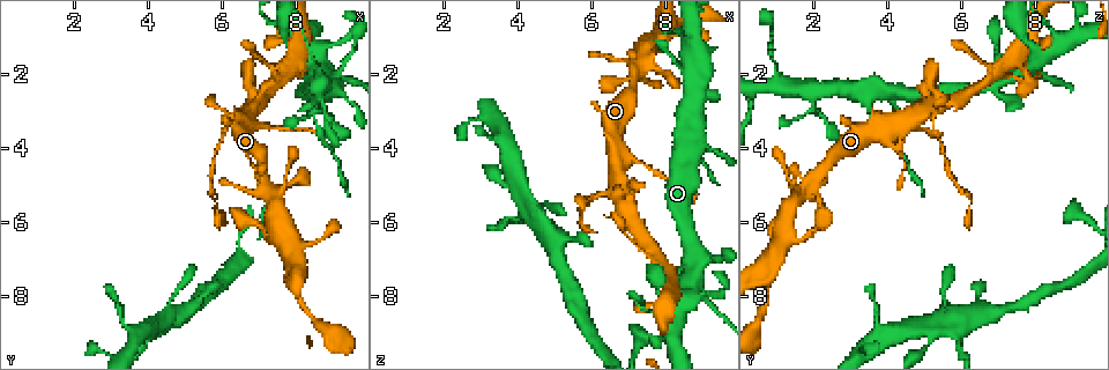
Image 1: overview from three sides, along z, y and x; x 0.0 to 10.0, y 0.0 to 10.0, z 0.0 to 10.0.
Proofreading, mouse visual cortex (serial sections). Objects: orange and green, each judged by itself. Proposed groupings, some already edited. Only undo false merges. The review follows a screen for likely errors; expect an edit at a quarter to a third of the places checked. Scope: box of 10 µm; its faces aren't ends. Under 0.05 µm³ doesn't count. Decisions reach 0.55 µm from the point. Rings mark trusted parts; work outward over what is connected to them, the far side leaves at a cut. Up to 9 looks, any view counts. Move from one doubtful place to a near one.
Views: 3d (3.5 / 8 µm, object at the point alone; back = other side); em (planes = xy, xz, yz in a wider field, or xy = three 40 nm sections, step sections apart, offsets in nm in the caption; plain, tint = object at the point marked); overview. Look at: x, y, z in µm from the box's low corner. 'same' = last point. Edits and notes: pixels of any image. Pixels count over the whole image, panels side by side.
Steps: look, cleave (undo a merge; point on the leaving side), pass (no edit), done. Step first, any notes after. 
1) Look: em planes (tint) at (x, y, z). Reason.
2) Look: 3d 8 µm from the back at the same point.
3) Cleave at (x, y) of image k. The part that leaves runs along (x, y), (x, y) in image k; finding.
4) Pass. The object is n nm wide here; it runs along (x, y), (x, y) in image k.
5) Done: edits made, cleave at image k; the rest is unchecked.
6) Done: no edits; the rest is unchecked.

Look: 3d 3.5 µm at (8.75, 2.55, 3.35). Side arm on a straight run.

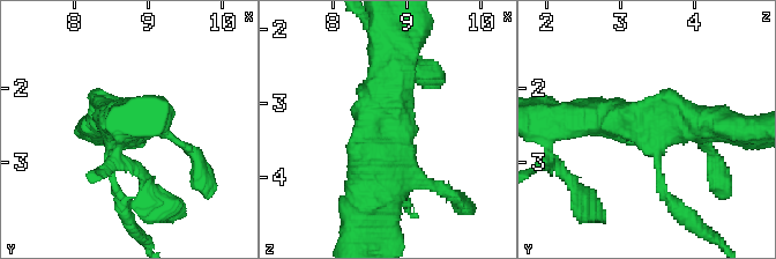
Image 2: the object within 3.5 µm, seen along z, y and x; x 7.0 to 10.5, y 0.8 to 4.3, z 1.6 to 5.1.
Look: em xy step 1 (tint) at (8.70, 2.50, 3.45).

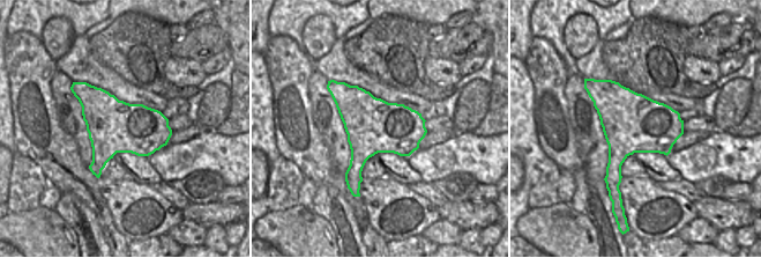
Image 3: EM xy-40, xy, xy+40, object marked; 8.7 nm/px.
Pass. One cell here.

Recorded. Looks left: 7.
Look: 3d 8 µm at (8.65, 2.40, 0.80). Thick turns thin.

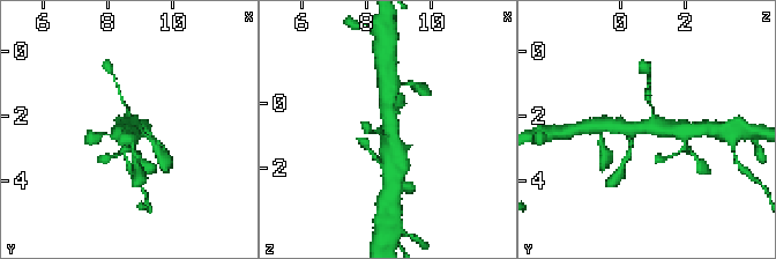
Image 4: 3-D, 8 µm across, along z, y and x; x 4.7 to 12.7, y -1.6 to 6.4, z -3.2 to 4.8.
Look: 3d 3.5 µm at the same point. Closer look.

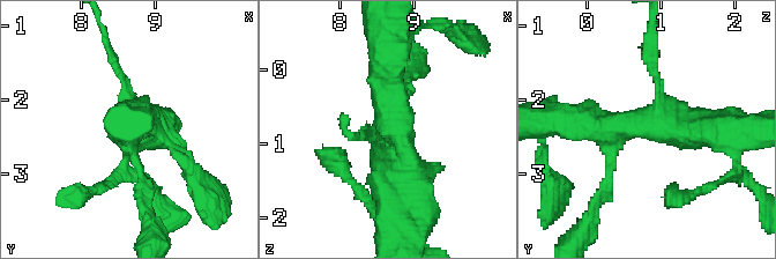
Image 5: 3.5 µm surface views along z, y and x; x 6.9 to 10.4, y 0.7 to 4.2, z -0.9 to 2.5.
Pass. It runs along (728, 131), (621, 124), (612, 163) in image 5; continuous, no second cell.

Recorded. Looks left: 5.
Look: 3d 3.5 µm at (7.25, 3.40, 4.35). Thick turns thin.

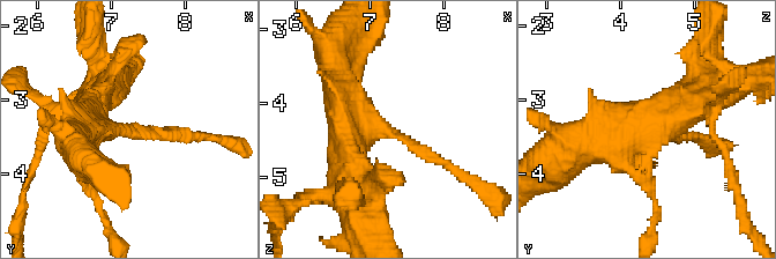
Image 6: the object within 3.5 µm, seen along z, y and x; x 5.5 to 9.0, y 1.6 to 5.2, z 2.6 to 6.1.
Look: em xy step 2 (tint) at (7.30, 3.40, 4.35).

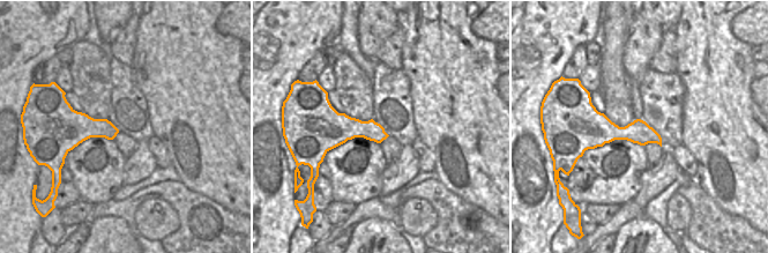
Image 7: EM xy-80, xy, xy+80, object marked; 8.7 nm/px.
Pass. It runs along (340, 96), (456, 172) in image 6; continuous, no second cell.

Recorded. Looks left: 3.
Look: 3d 3.5 µm at (7.50, 2.30, 6.55). Calibre changes.

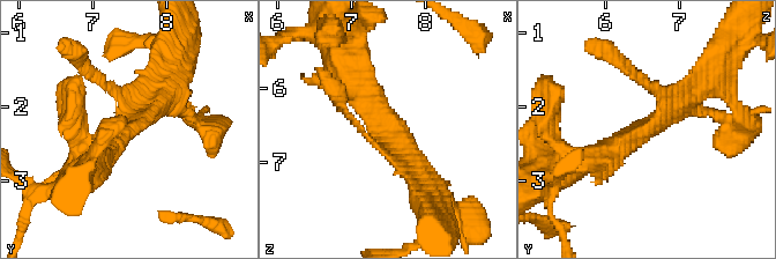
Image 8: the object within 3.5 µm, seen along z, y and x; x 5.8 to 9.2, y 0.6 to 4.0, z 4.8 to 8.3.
Look: em xy step 3 (tint) at (7.50, 2.25, 6.60).

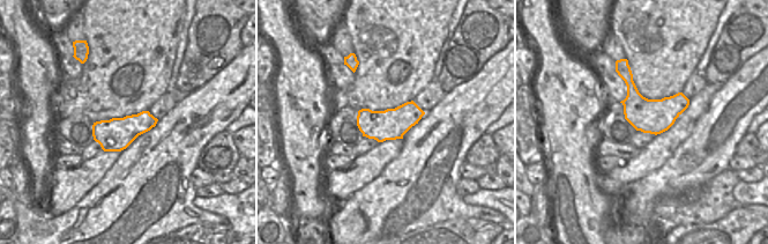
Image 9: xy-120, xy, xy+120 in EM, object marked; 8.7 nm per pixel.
Pass. Continuous, no second cell.

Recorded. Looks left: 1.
Done: no edits; the rest is unchecked.

